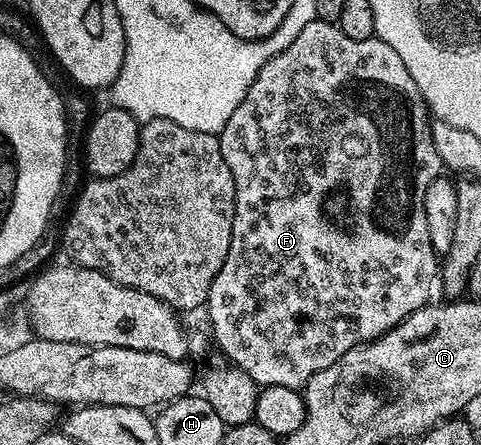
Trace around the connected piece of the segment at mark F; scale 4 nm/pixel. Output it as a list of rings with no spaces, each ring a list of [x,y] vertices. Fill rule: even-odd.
[[[320,20],[312,22],[307,24],[307,28],[303,28],[303,32],[299,32],[299,36],[295,36],[295,40],[291,40],[287,49],[279,52],[263,66],[259,76],[255,76],[247,96],[241,101],[239,108],[235,108],[235,112],[231,112],[231,120],[227,120],[227,124],[220,132],[223,160],[227,160],[227,168],[231,168],[235,180],[235,216],[231,224],[231,248],[227,248],[227,260],[223,260],[223,268],[219,268],[219,276],[215,276],[215,280],[211,284],[207,311],[209,310],[209,322],[213,325],[213,338],[217,341],[218,348],[222,350],[218,351],[232,365],[237,366],[243,372],[247,372],[247,376],[251,376],[251,380],[255,380],[258,387],[286,386],[292,390],[304,388],[311,380],[311,376],[315,376],[315,372],[323,372],[323,368],[331,368],[331,364],[335,364],[335,360],[339,360],[344,354],[355,349],[356,346],[364,346],[367,342],[374,342],[377,338],[381,338],[388,330],[395,328],[404,318],[411,316],[420,306],[424,306],[430,301],[429,293],[432,292],[433,286],[435,290],[435,283],[439,278],[439,255],[433,248],[431,232],[427,232],[427,208],[423,208],[423,200],[427,196],[427,188],[442,173],[443,167],[439,160],[439,152],[435,152],[435,144],[433,143],[431,111],[426,106],[415,80],[411,80],[411,72],[407,72],[408,64],[395,53],[395,48],[391,48],[391,44],[387,44],[379,37],[374,36],[367,40],[351,40],[350,37],[343,34],[337,24]],[[340,186],[345,186],[346,192],[349,193],[349,210],[353,213],[353,227],[349,230],[350,234],[345,230],[340,230],[337,226],[332,226],[329,223],[328,216],[325,215],[325,201]]]

